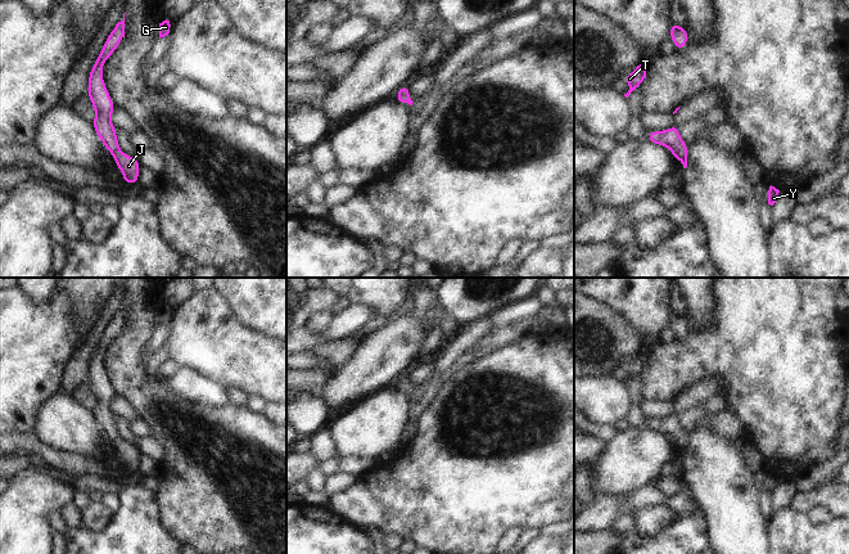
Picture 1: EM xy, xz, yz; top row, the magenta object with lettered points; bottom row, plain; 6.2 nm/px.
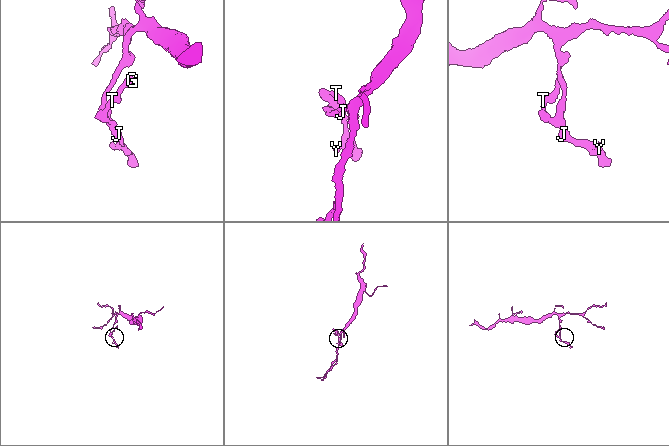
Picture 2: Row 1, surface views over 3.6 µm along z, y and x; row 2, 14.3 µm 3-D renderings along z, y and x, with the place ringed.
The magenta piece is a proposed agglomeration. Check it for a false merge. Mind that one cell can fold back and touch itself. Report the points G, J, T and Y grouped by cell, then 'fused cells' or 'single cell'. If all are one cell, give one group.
groups G J T Y; single cell

